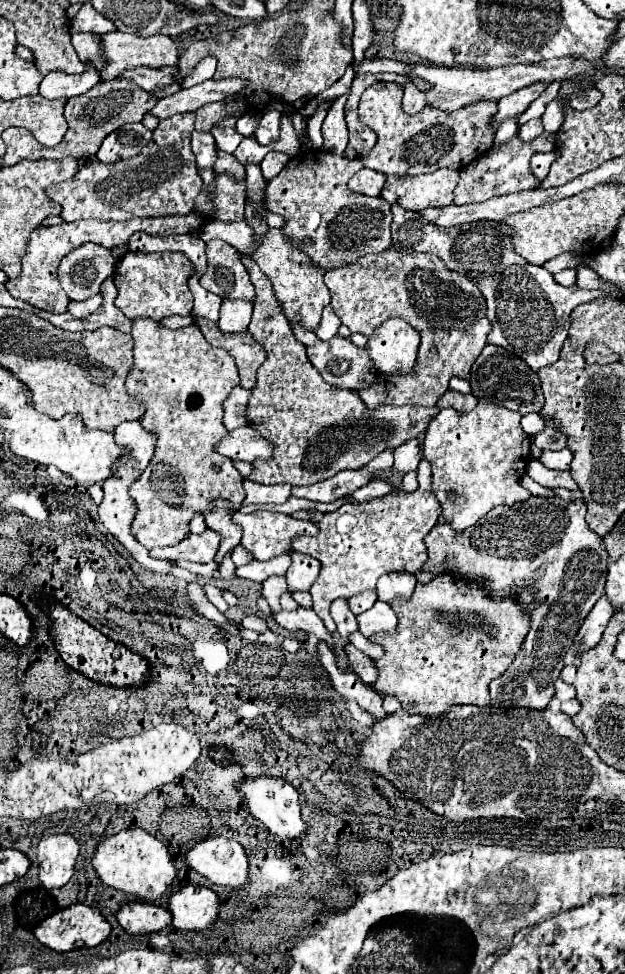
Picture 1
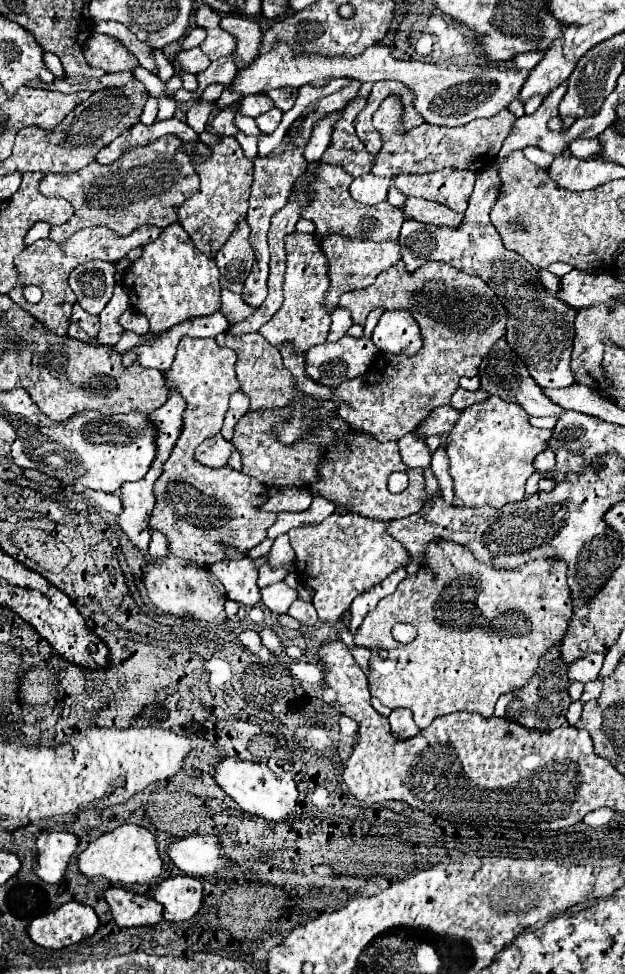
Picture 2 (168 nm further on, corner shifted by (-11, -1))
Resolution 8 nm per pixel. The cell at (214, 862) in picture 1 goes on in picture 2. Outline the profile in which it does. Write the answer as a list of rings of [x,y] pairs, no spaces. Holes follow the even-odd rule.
[[[186,836],[176,842],[168,844],[168,856],[174,862],[176,868],[180,868],[186,876],[210,876],[214,872],[220,872],[224,866],[230,866],[226,858],[222,858],[222,846],[218,844],[216,836]]]

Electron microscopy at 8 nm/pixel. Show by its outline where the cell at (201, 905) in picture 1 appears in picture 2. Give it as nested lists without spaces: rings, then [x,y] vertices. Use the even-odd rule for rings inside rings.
[[[192,876],[166,878],[150,894],[164,906],[164,920],[188,920],[202,908],[202,884]]]

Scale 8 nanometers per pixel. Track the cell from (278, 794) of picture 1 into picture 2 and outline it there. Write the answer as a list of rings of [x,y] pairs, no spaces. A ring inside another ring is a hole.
[[[222,758],[212,774],[214,782],[248,814],[282,814],[282,820],[294,812],[296,784],[290,774],[274,774],[262,762],[248,762],[238,758]]]

